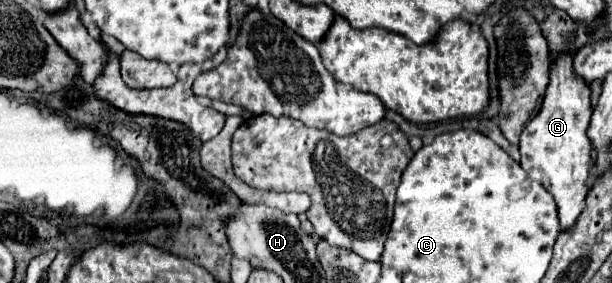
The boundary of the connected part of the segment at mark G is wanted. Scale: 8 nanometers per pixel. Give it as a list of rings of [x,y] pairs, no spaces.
[[[562,54],[552,64],[550,84],[540,114],[526,124],[520,136],[520,166],[526,170],[530,180],[540,182],[556,200],[562,232],[574,228],[586,206],[588,174],[592,168],[592,150],[590,140],[586,138],[590,116],[590,88],[582,84],[578,76],[574,76],[572,56]]]

